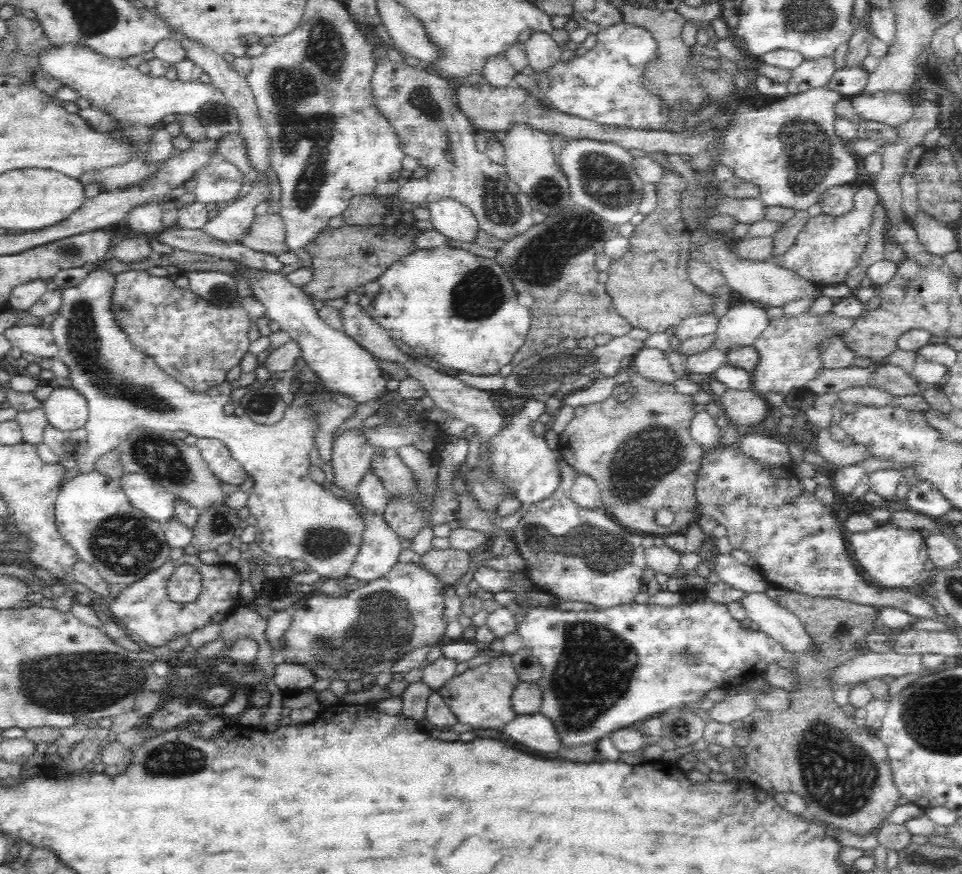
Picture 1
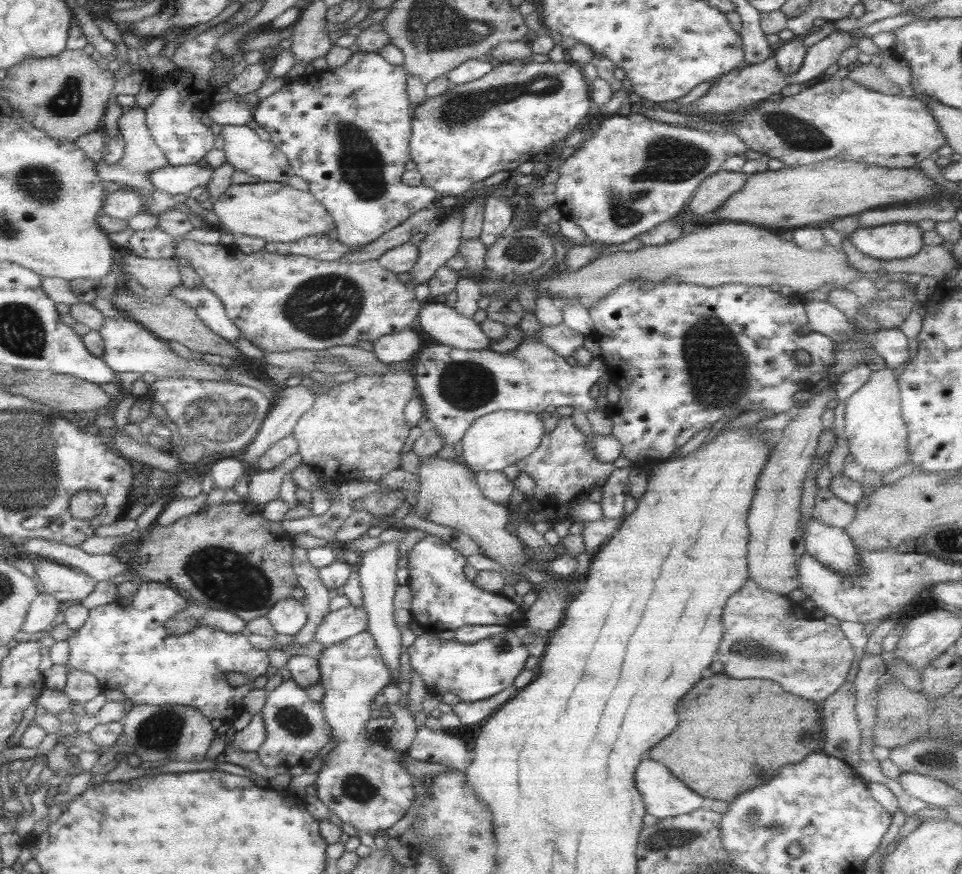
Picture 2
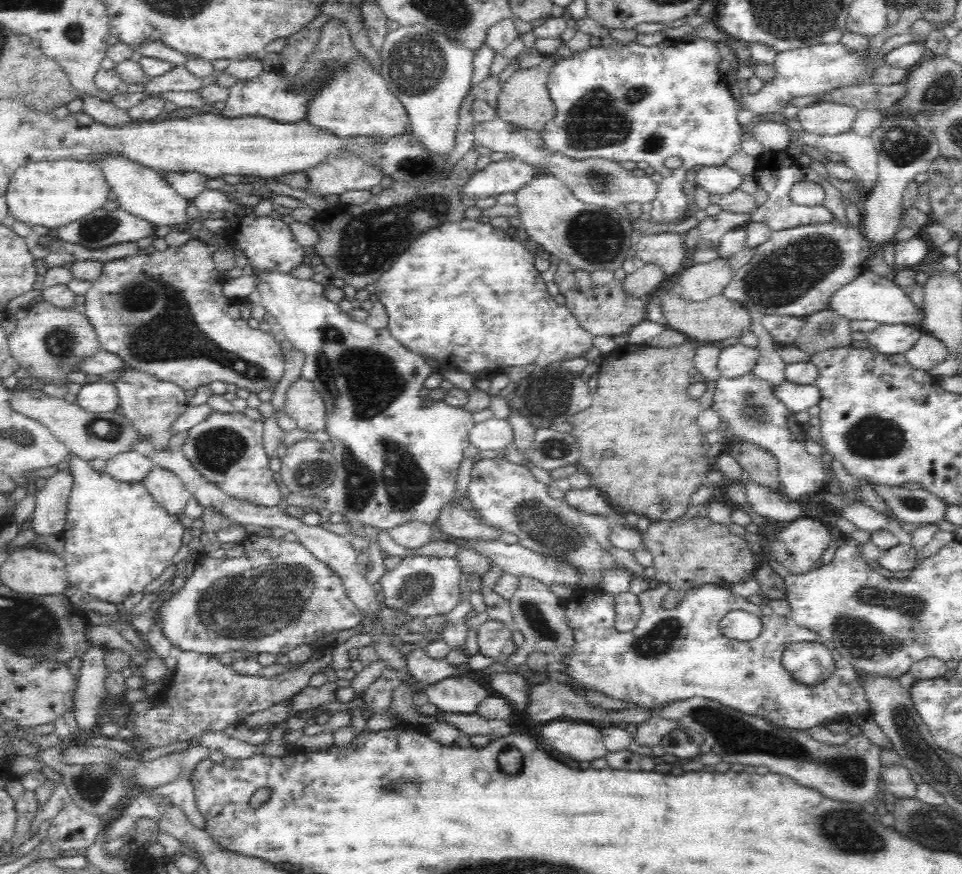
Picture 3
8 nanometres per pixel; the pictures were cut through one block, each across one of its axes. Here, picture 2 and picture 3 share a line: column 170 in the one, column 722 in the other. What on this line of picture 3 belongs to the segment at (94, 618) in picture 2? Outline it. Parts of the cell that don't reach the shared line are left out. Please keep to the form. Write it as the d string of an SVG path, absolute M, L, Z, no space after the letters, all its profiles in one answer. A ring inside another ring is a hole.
M661 583L660 586L644 592L644 626L638 622L636 632L617 627L614 595L610 593L595 588L577 589L568 600L562 600L561 606L565 608L569 628L575 637L571 656L560 661L566 665L566 675L572 677L581 688L598 690L610 698L644 709L692 697L704 697L741 714L758 716L776 727L791 730L807 730L828 722L838 723L842 721L844 714L869 715L868 699L855 667L818 634L797 626L788 616L778 616L775 613L764 616L761 606L730 593L730 588L726 590L717 585L708 584L689 589L675 608L666 610L662 607L662 600L671 589L668 584ZM732 610L742 610L758 616L762 627L760 635L749 642L734 641L722 635L720 620ZM800 642L824 644L831 651L836 664L835 672L820 685L813 687L799 683L783 668L781 659L784 652L790 644Z

